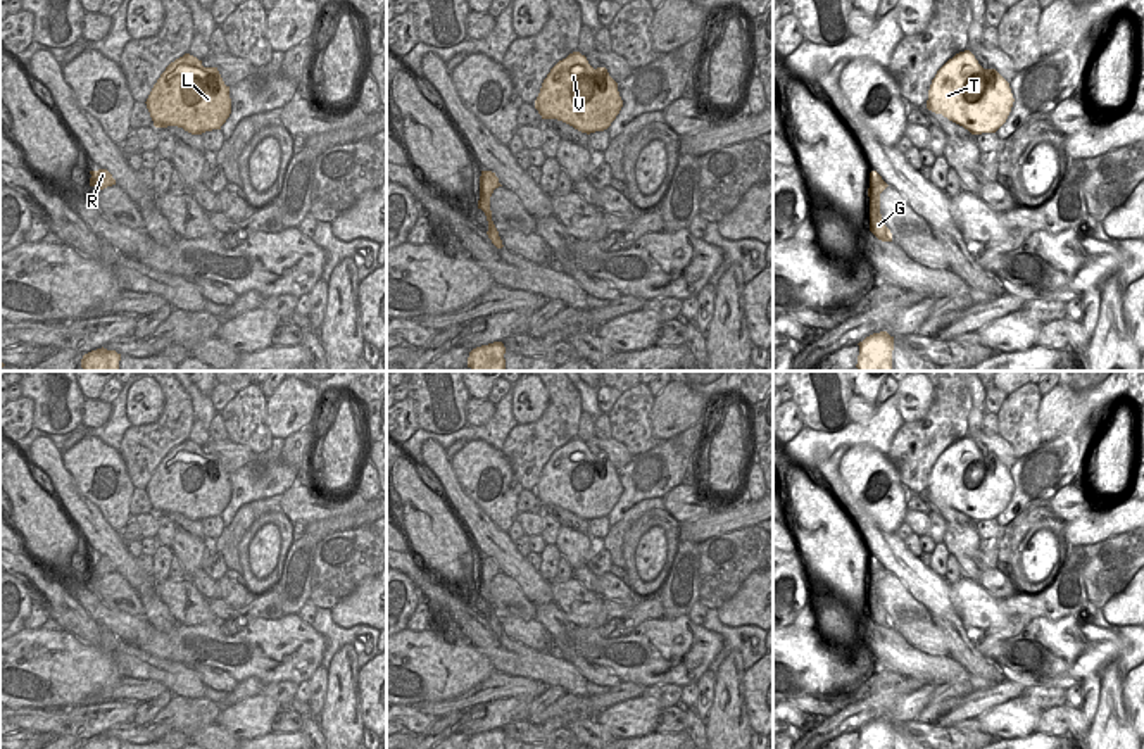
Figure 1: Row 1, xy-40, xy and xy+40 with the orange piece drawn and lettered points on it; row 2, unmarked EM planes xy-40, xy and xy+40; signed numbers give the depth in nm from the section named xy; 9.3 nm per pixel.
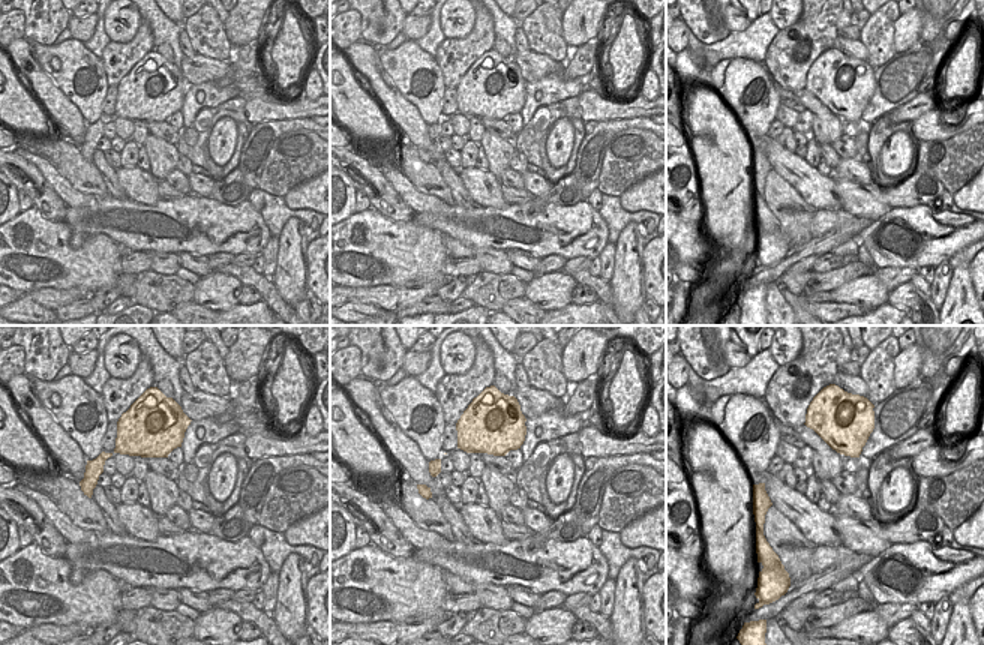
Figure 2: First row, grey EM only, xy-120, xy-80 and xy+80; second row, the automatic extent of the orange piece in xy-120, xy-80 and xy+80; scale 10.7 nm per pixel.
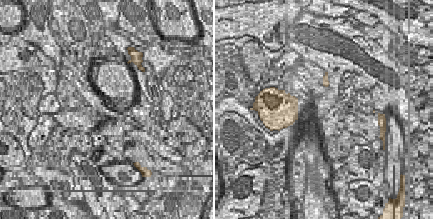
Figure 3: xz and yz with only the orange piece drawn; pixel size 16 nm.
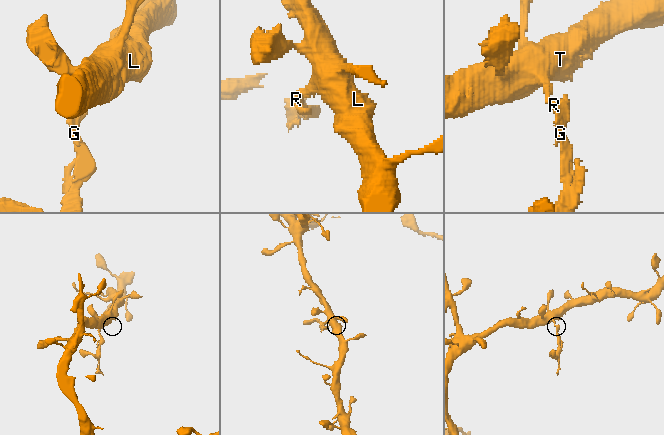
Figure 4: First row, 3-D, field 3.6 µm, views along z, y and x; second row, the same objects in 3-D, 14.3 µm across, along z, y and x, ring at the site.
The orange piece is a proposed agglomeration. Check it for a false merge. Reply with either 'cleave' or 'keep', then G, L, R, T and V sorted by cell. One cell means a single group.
cleave; G / L R T V

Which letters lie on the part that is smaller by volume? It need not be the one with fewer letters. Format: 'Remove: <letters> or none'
Remove: G

